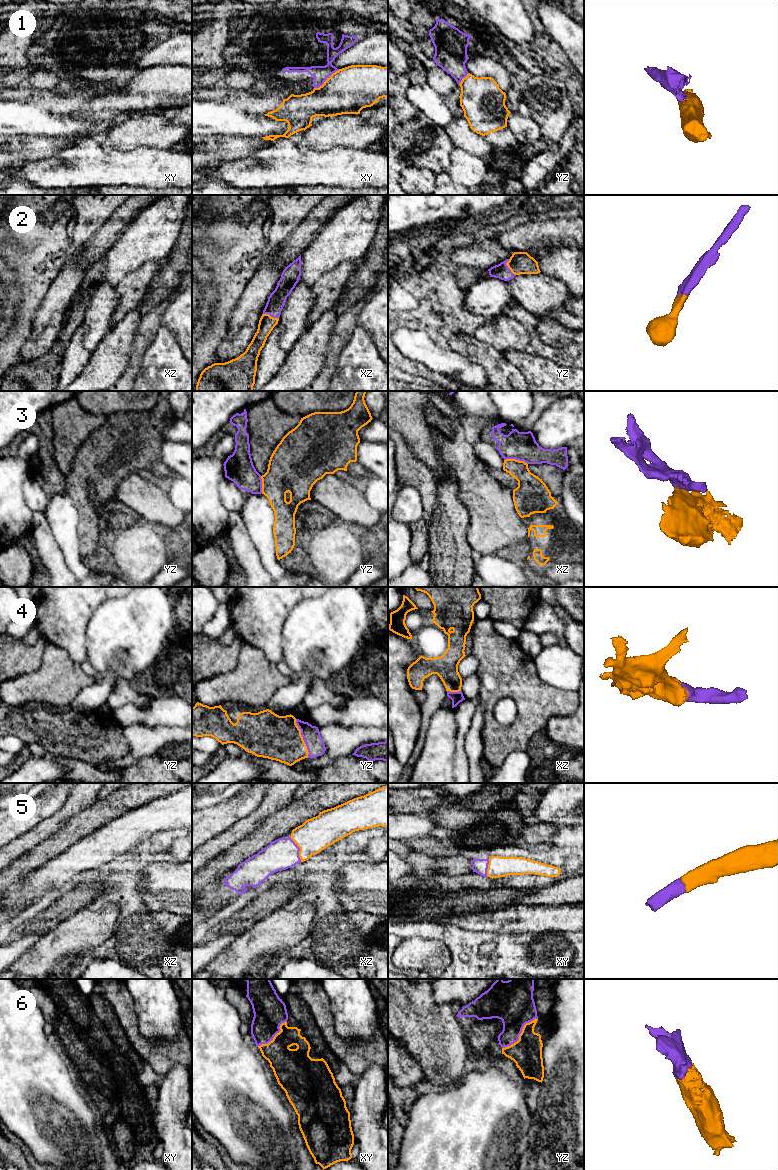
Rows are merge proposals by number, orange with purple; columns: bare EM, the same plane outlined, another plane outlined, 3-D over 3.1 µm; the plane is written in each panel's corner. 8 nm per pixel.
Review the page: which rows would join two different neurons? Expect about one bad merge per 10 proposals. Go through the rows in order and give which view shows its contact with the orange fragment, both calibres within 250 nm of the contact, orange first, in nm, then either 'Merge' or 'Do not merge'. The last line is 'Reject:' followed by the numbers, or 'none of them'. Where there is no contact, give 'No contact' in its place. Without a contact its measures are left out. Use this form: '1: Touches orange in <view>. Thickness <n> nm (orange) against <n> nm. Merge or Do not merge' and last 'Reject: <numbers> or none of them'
1: Touches orange in xy. Thickness 360 nm (orange) against 130 nm. Do not merge
2: Touches orange in yz. Thickness 180 nm (orange) against 120 nm. Merge
3: Touches orange in xz. Thickness 200 nm (orange) against 240 nm. Do not merge
4: Touches orange in yz. Thickness 360 nm (orange) against 140 nm. Merge
5: Touches orange in xz. Thickness 280 nm (orange) against 240 nm. Merge
6: Touches orange in yz. Thickness 240 nm (orange) against 320 nm. Merge
Reject: 1, 3

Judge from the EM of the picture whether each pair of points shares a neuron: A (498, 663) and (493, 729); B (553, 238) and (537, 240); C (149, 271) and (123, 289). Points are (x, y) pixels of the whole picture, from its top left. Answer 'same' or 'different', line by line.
A: same
B: same
C: same

